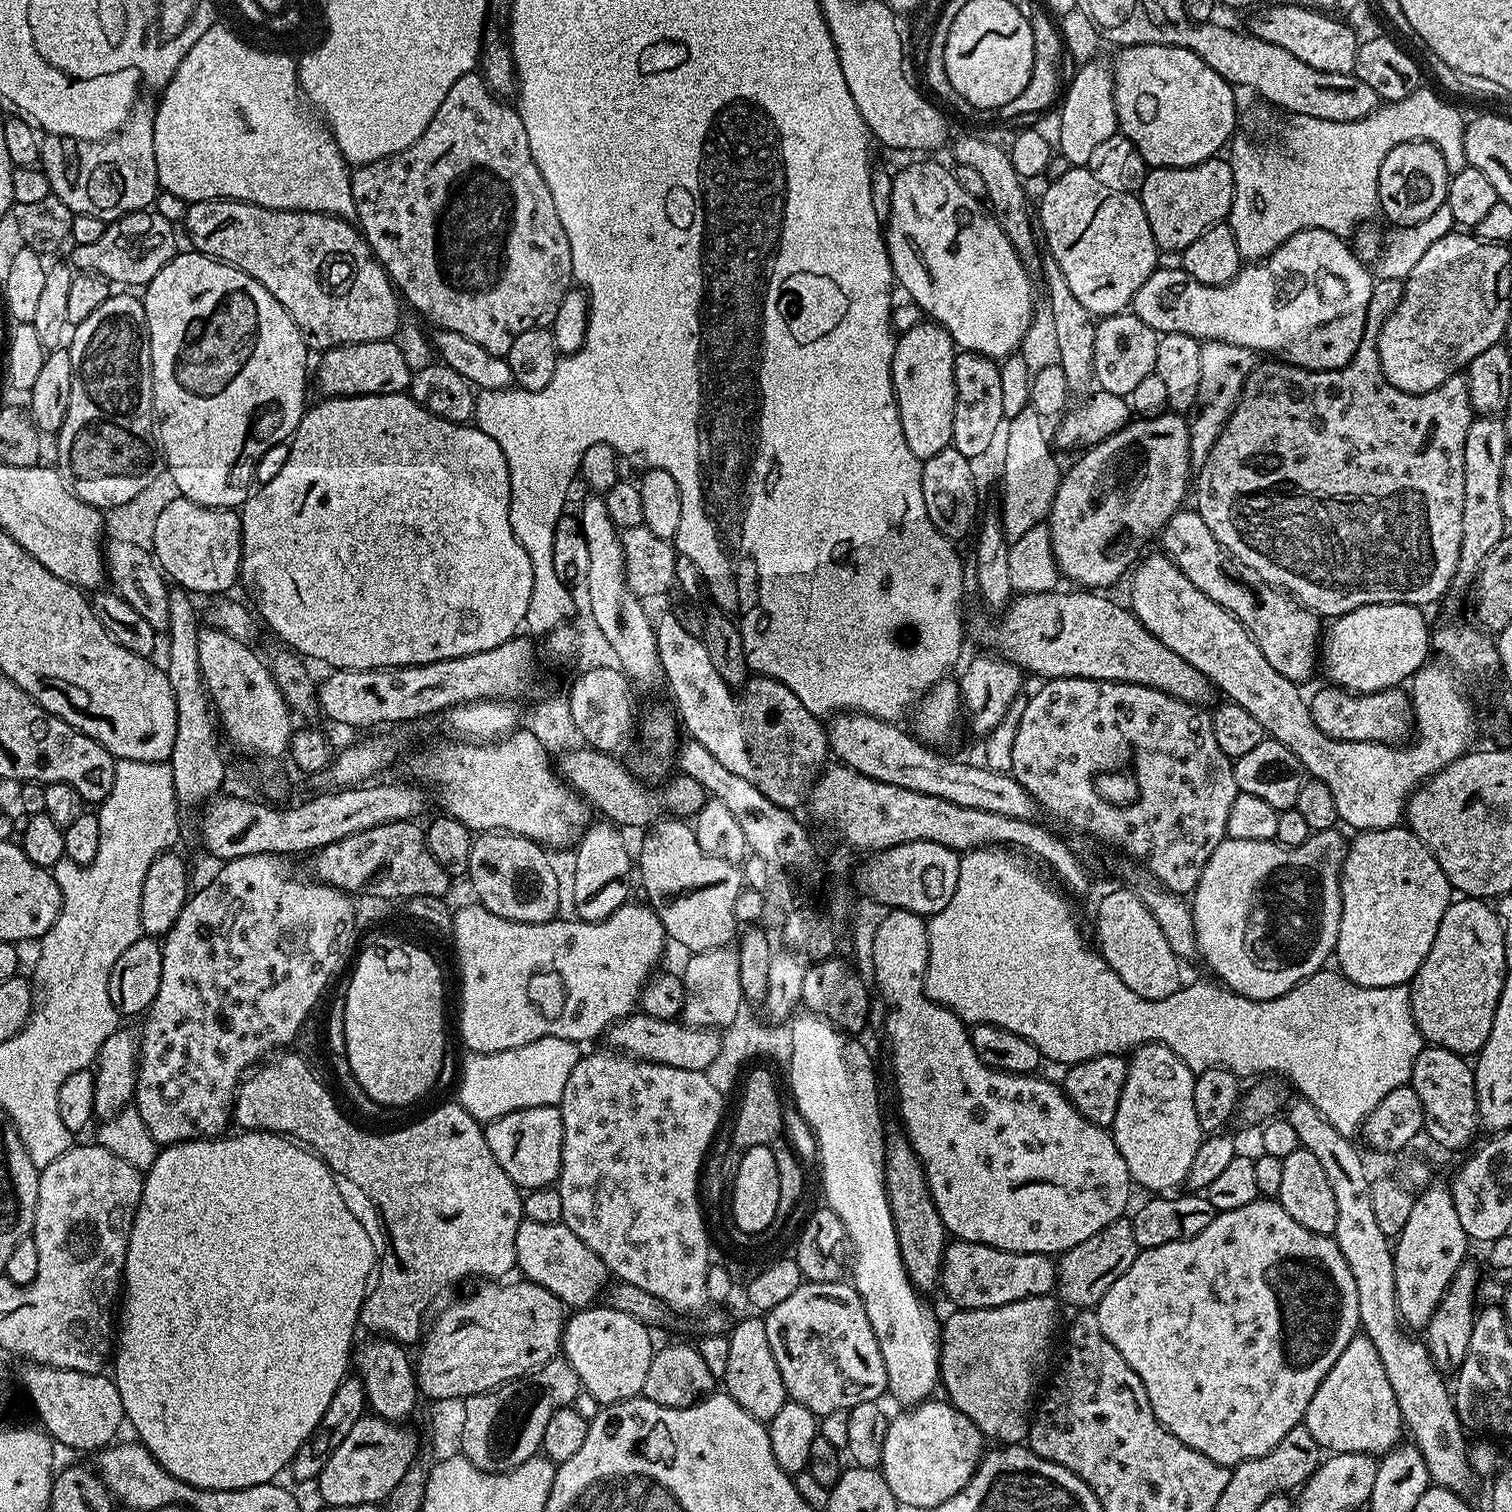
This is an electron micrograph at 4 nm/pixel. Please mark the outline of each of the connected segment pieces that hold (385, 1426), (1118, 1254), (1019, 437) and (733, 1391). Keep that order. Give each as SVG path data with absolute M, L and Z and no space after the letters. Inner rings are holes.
M375 1414L365 1415L346 1438L342 1438L342 1446L330 1454L330 1462L322 1469L318 1477L320 1496L328 1506L358 1506L359 1504L380 1504L391 1497L400 1484L405 1482L407 1471L410 1470L418 1455L418 1441L410 1429L399 1423L382 1420Z
M1121 1218L1110 1222L1094 1238L1086 1238L1086 1242L1078 1242L1069 1252L1059 1257L1056 1269L1055 1291L1059 1299L1064 1300L1072 1307L1072 1310L1092 1310L1099 1304L1100 1299L1130 1270L1130 1262L1134 1262L1142 1249L1134 1242L1134 1230L1132 1221L1128 1218ZM1064 1299L1064 1300L1063 1300Z
M1025 410L1017 414L1016 420L1020 428L1010 429L1004 440L1004 493L998 505L1000 520L1004 523L1004 536L1010 542L1022 537L1031 527L1038 527L1047 521L1062 475L1062 468L1052 457L1053 445L1049 437L1048 440L1044 437L1044 428L1040 425L1043 423L1036 413Z
M751 1315L746 1317L745 1320L738 1321L737 1324L735 1321L727 1333L728 1357L724 1360L722 1388L723 1391L734 1398L734 1402L738 1402L738 1406L742 1406L742 1410L746 1410L746 1414L750 1414L758 1421L767 1422L774 1418L774 1414L778 1414L778 1410L782 1410L782 1406L789 1399L788 1391L782 1382L782 1374L778 1370L778 1362L774 1362L774 1354L770 1354L770 1338L766 1338L764 1321L759 1315Z

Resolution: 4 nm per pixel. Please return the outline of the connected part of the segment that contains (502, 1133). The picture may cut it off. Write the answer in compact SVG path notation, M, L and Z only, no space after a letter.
M534 1106L514 1110L497 1120L487 1121L484 1128L486 1146L498 1158L498 1166L506 1170L517 1188L531 1190L555 1185L562 1166L562 1114L556 1106Z

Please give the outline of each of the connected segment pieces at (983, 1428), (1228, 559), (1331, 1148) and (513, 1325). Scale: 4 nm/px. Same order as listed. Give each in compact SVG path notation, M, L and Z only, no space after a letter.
M1055 1295L1027 1296L1025 1300L1010 1302L1006 1306L993 1308L965 1308L953 1311L953 1316L943 1321L940 1342L940 1380L942 1388L948 1391L947 1399L989 1441L1004 1446L1016 1446L1028 1439L1030 1417L1034 1412L1037 1399L1036 1387L1040 1384L1040 1375L1048 1364L1048 1355L1052 1352L1052 1335L1056 1332Z
M1181 507L1167 520L1158 533L1159 540L1164 555L1170 557L1174 566L1178 566L1178 570L1182 570L1182 574L1186 574L1206 598L1218 602L1218 606L1227 610L1246 629L1258 650L1262 650L1266 662L1270 662L1282 678L1290 678L1290 682L1299 685L1311 678L1312 671L1318 668L1318 649L1322 644L1321 617L1287 592L1265 584L1263 580L1253 579L1248 574L1236 576L1236 559L1216 541L1210 526L1206 526L1191 507Z
M1303 1098L1293 1099L1286 1108L1286 1118L1290 1126L1294 1126L1294 1131L1298 1134L1300 1147L1305 1148L1314 1158L1318 1158L1318 1163L1322 1165L1322 1170L1330 1182L1330 1190L1334 1190L1334 1203L1338 1206L1338 1222L1334 1239L1338 1250L1342 1250L1342 1258L1346 1258L1346 1266L1350 1266L1350 1274L1354 1274L1354 1286L1358 1286L1358 1314L1360 1315L1360 1328L1363 1335L1374 1342L1378 1350L1378 1358L1382 1358L1382 1366L1386 1366L1386 1378L1390 1378L1390 1387L1394 1390L1394 1398L1398 1398L1400 1407L1400 1419L1403 1427L1414 1441L1416 1448L1426 1458L1426 1470L1428 1471L1431 1483L1437 1488L1445 1488L1451 1492L1458 1493L1462 1497L1470 1496L1473 1492L1478 1475L1471 1466L1469 1456L1470 1441L1468 1442L1466 1429L1460 1423L1456 1413L1456 1402L1453 1393L1444 1385L1445 1377L1436 1369L1436 1364L1430 1358L1428 1345L1423 1339L1415 1340L1406 1331L1405 1325L1400 1319L1398 1302L1396 1301L1396 1287L1394 1286L1394 1262L1392 1261L1393 1245L1389 1237L1378 1230L1378 1221L1374 1218L1374 1209L1370 1203L1370 1186L1372 1180L1368 1172L1364 1169L1364 1160L1360 1157L1358 1149L1352 1145L1353 1141L1347 1136L1343 1136L1313 1104Z
M517 1279L517 1284L504 1284L508 1282L494 1282L494 1290L488 1290L488 1294L482 1294L480 1298L471 1300L466 1294L466 1302L457 1299L441 1314L436 1320L436 1325L427 1329L426 1335L423 1337L422 1343L419 1345L420 1353L414 1356L414 1371L416 1374L416 1386L421 1397L428 1400L436 1400L440 1398L467 1398L476 1396L480 1392L489 1392L491 1388L496 1388L500 1384L505 1384L507 1380L517 1380L519 1376L524 1376L527 1372L533 1372L535 1368L540 1368L546 1362L557 1359L558 1353L562 1348L564 1339L564 1325L566 1323L566 1308L561 1304L550 1290L546 1290L537 1284L531 1284L529 1280Z

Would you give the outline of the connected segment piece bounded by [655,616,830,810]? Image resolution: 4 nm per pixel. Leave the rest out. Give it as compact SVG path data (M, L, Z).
M676 616L657 619L655 626L658 658L664 671L663 683L668 684L672 691L672 700L676 703L674 712L683 731L685 728L691 739L706 746L706 750L710 750L710 754L714 754L714 758L726 766L726 770L731 770L733 774L738 774L738 778L746 778L746 782L758 786L758 790L762 790L770 802L789 810L796 810L799 804L803 805L808 793L812 791L816 777L830 760L828 733L821 717L806 710L806 706L798 702L798 694L794 694L794 690L782 686L782 682L771 680L769 676L757 675L749 679L742 688L745 696L735 696L737 693L714 670L706 646L695 631L692 633Z

